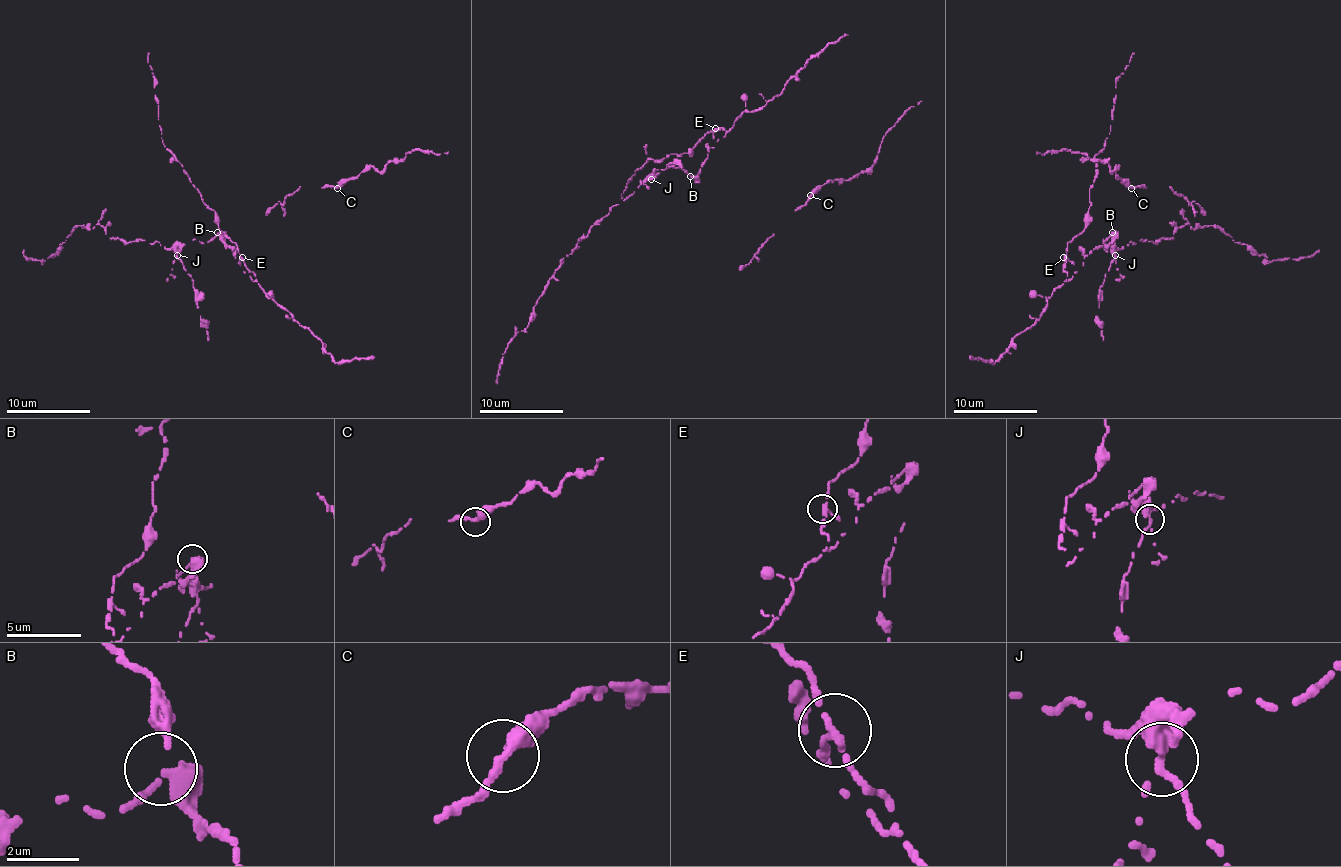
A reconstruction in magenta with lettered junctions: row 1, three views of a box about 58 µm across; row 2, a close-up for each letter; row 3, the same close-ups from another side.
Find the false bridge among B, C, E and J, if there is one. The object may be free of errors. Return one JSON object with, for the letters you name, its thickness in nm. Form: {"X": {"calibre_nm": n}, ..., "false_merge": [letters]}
{"J": {"calibre_nm": 280}, "false_merge": ["J"]}

